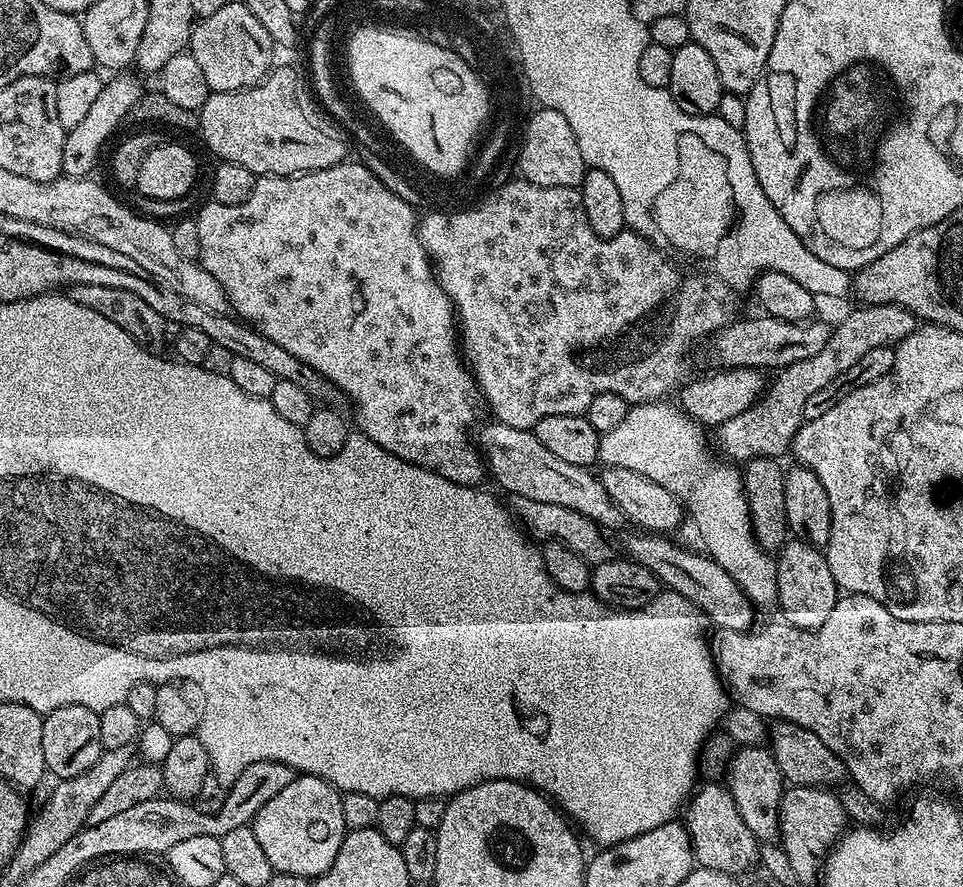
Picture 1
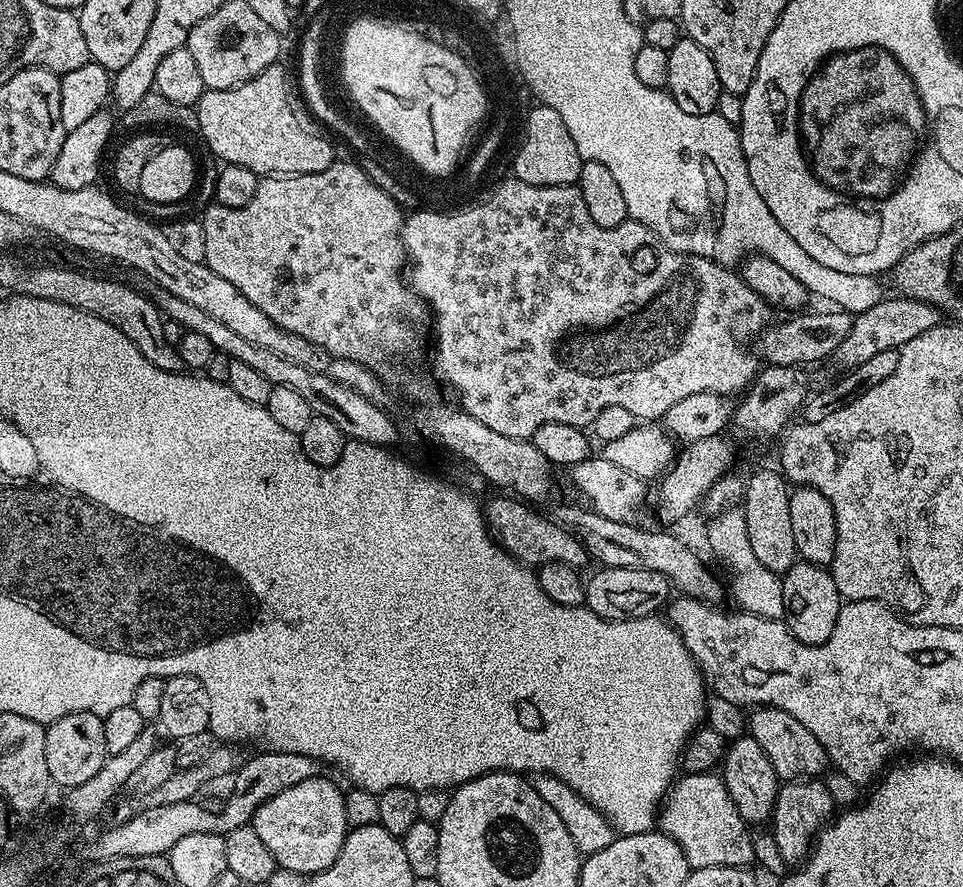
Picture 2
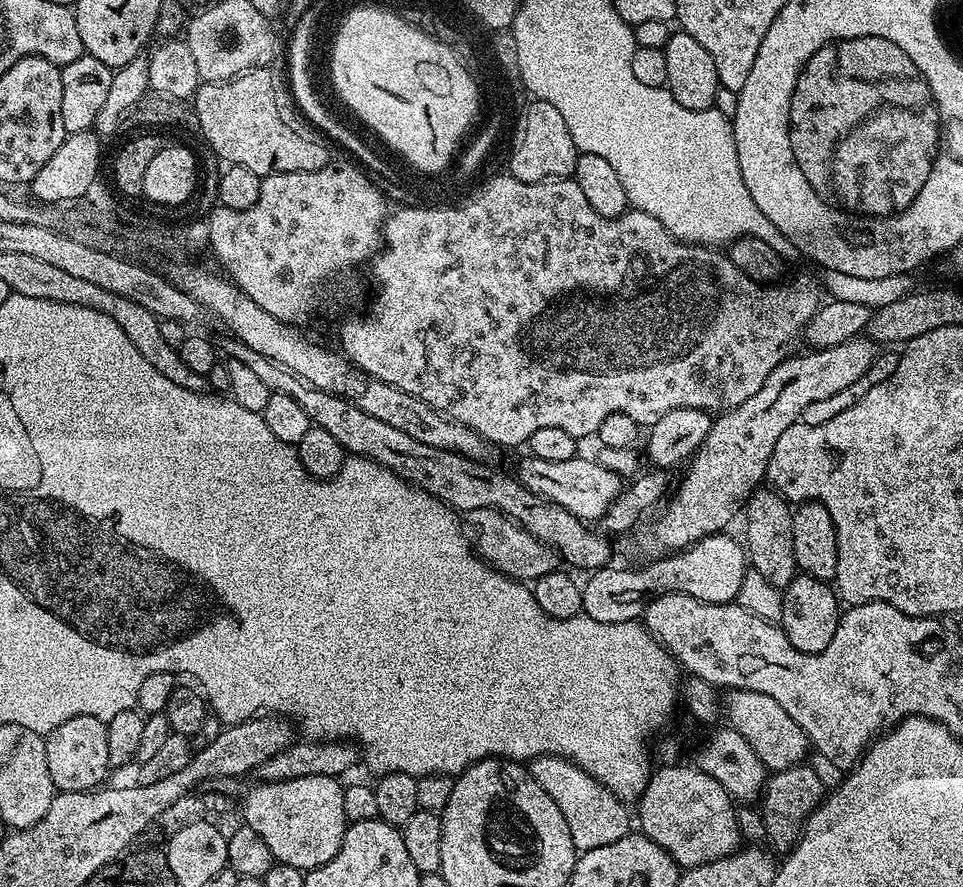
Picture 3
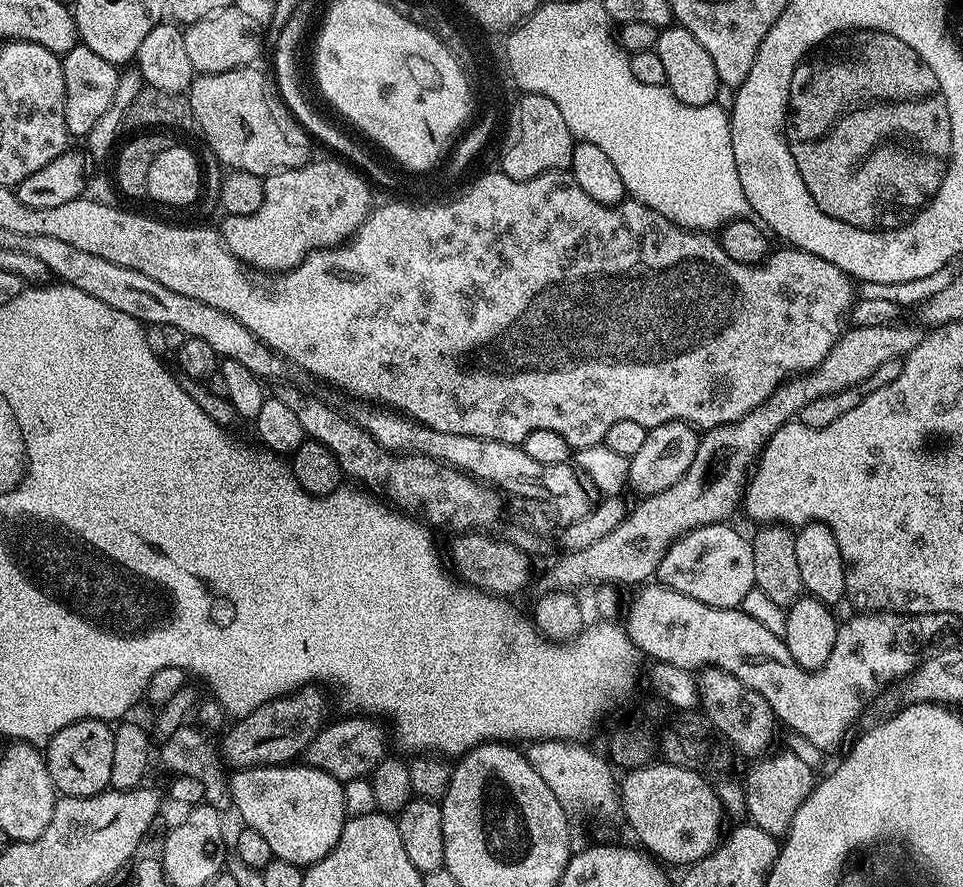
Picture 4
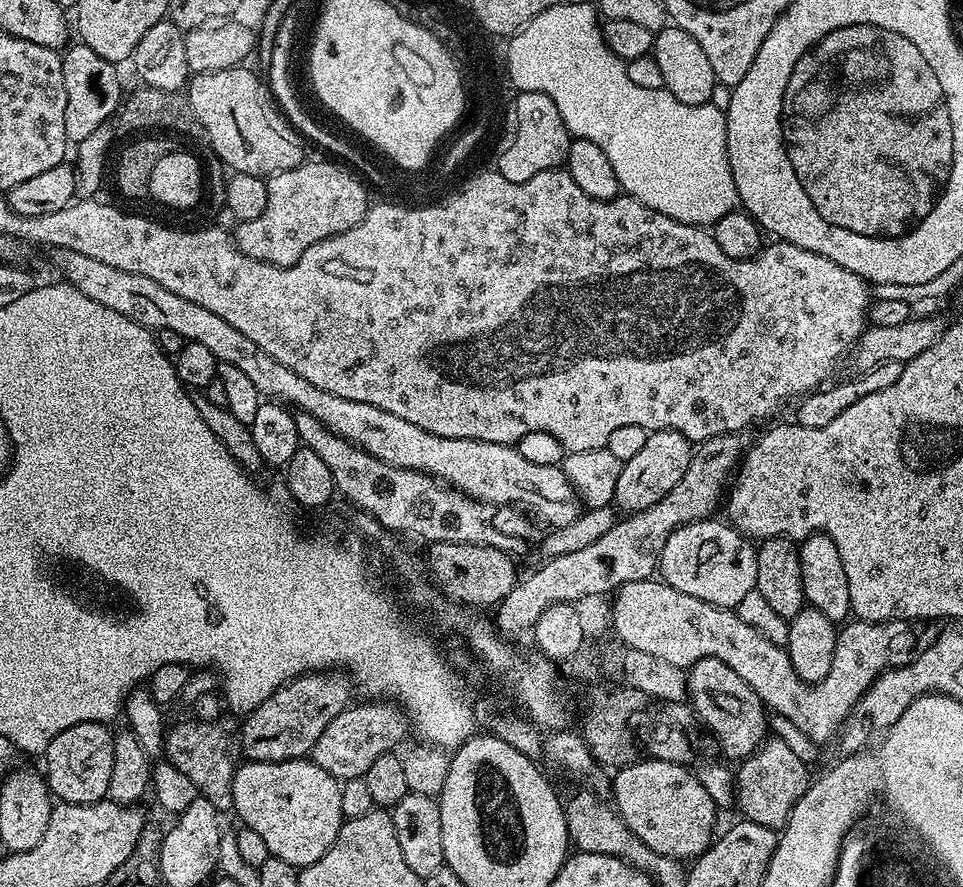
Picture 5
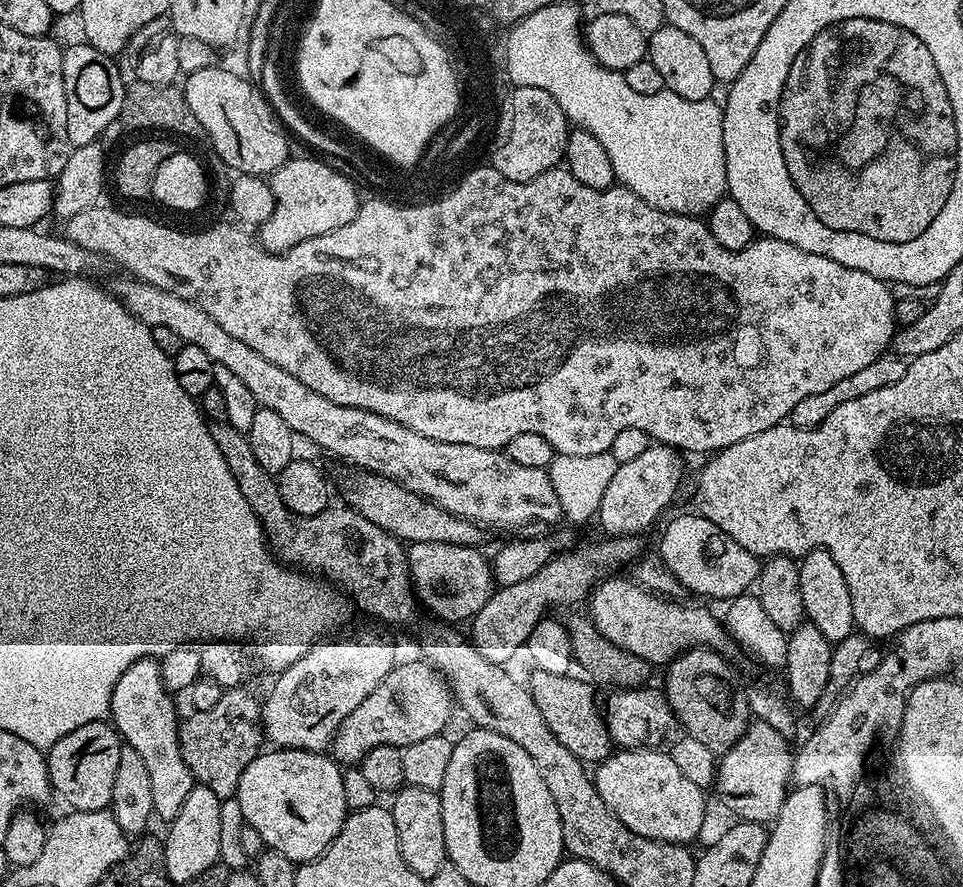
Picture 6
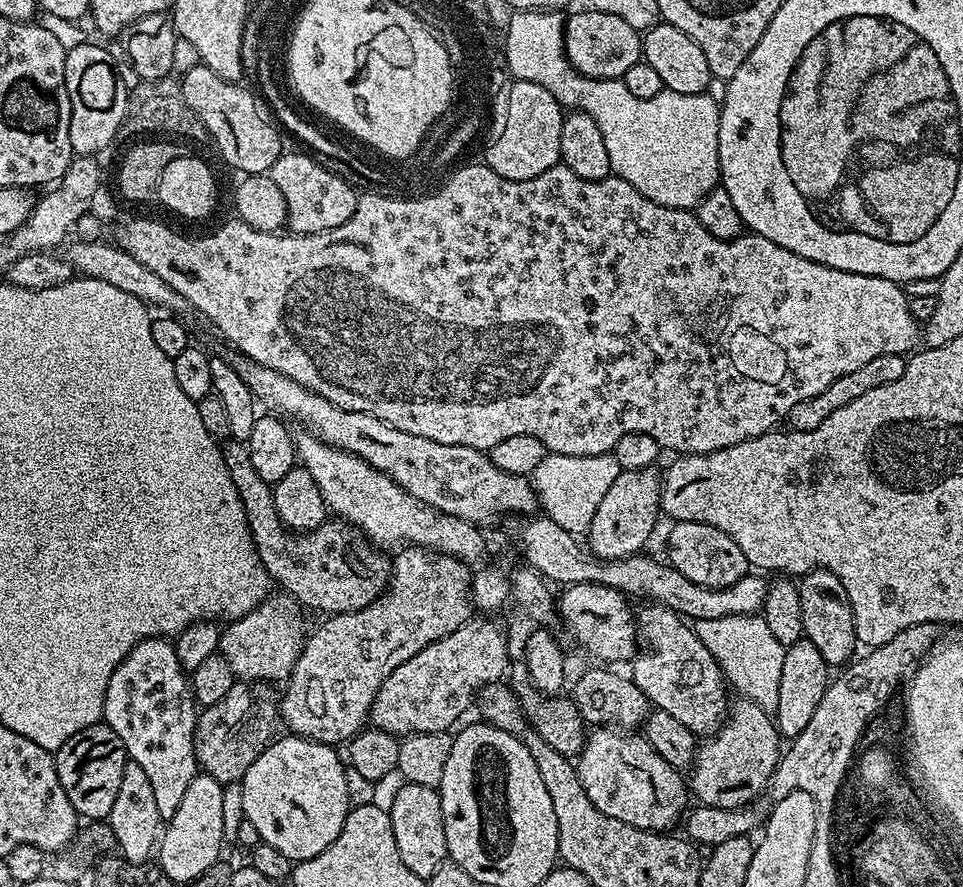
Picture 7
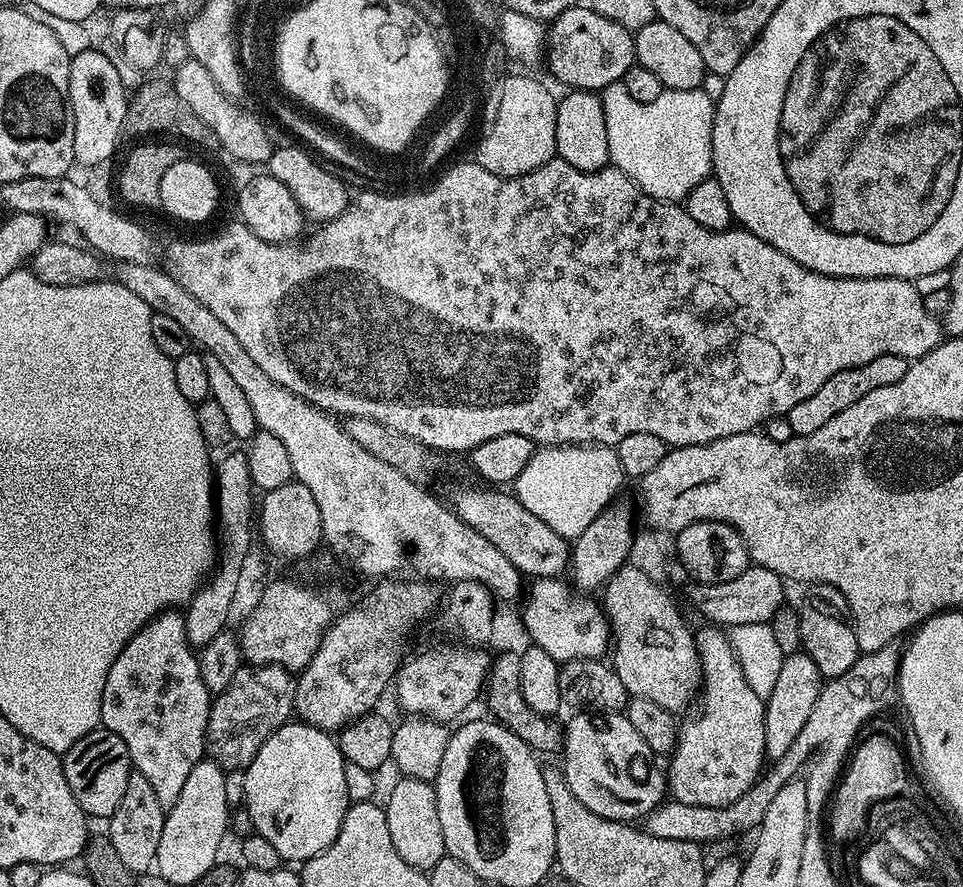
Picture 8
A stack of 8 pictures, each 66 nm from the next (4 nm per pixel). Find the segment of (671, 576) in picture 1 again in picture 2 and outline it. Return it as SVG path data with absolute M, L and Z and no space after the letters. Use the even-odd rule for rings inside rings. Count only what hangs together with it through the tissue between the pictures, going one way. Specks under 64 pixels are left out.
M560 504L553 512L550 512L551 519L561 524L568 531L574 533L584 544L589 557L593 561L601 560L599 563L605 568L637 568L638 570L658 570L668 579L669 585L673 589L677 588L680 596L689 596L695 600L702 601L703 604L713 606L719 605L720 599L726 596L726 588L720 585L720 580L700 561L700 556L692 548L687 548L676 536L671 536L668 532L651 532L648 528L640 528L639 523L627 524L626 522L614 522L610 518L602 518L602 514L593 512L587 506L575 508L572 504Z

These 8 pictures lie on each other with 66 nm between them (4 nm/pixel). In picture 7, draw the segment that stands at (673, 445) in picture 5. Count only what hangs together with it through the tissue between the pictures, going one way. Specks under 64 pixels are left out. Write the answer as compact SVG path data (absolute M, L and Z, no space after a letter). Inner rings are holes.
M655 467L642 470L621 471L614 478L614 486L606 490L606 498L602 498L598 510L594 510L594 518L586 529L587 547L591 555L598 560L621 560L641 551L644 543L652 536L656 528L656 519L661 519L660 489L662 476Z

